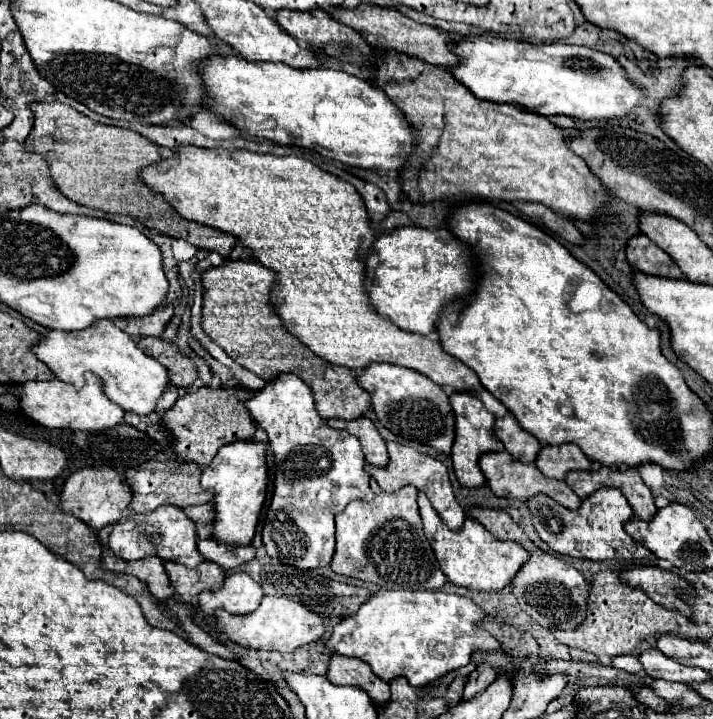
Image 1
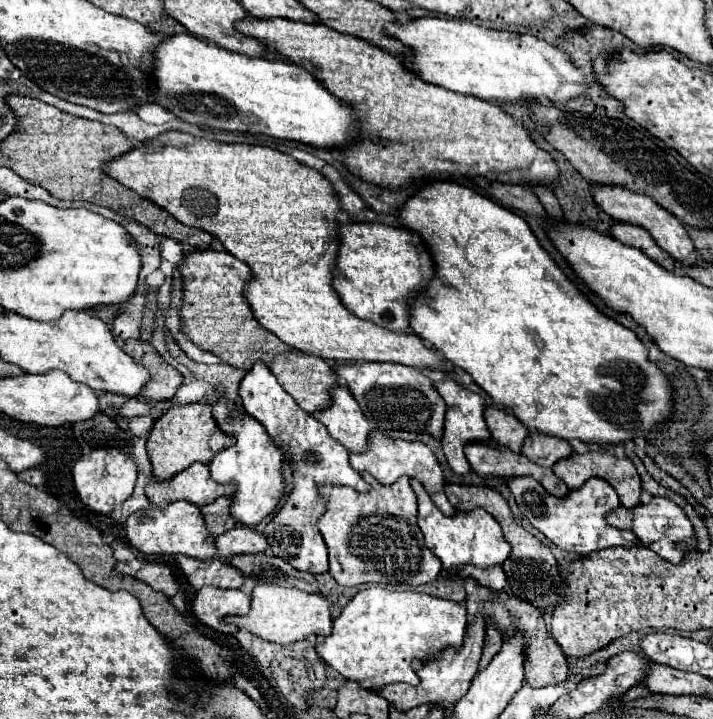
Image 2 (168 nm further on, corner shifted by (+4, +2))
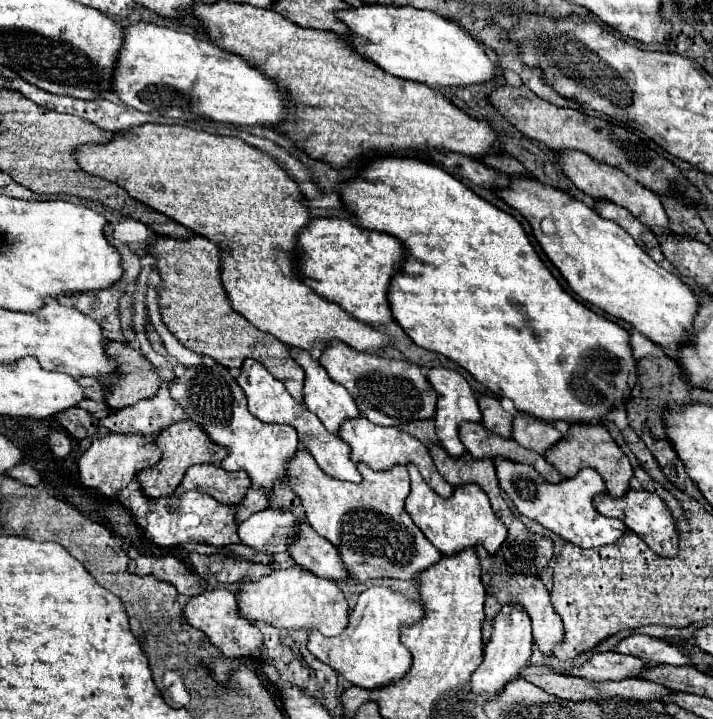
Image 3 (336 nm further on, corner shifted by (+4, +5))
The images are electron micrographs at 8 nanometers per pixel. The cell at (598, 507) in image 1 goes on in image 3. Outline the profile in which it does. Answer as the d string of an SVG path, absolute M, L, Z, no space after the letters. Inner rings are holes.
M505 457L495 459L495 469L501 489L511 497L521 515L541 523L549 531L557 533L559 537L581 549L599 547L603 543L615 543L625 533L623 521L603 517L593 507L593 495L605 493L605 481L595 469L581 469L577 477L563 479L559 485L545 481L531 465L507 461Z

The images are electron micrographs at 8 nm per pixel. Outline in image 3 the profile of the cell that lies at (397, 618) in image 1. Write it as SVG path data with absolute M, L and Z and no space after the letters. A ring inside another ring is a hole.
M369 587L359 595L345 631L337 637L323 637L319 631L311 631L307 649L313 657L343 675L349 683L363 689L377 689L381 685L399 681L411 668L411 653L401 643L399 635L403 623L417 623L421 617L421 603L387 587Z

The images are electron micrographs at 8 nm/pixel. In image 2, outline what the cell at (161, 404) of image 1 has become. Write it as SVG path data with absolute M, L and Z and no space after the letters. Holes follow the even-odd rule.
M131 398L127 404L123 404L123 408L119 410L119 414L125 416L125 418L133 418L133 416L149 414L151 408L153 408L151 400L135 400L135 398Z

